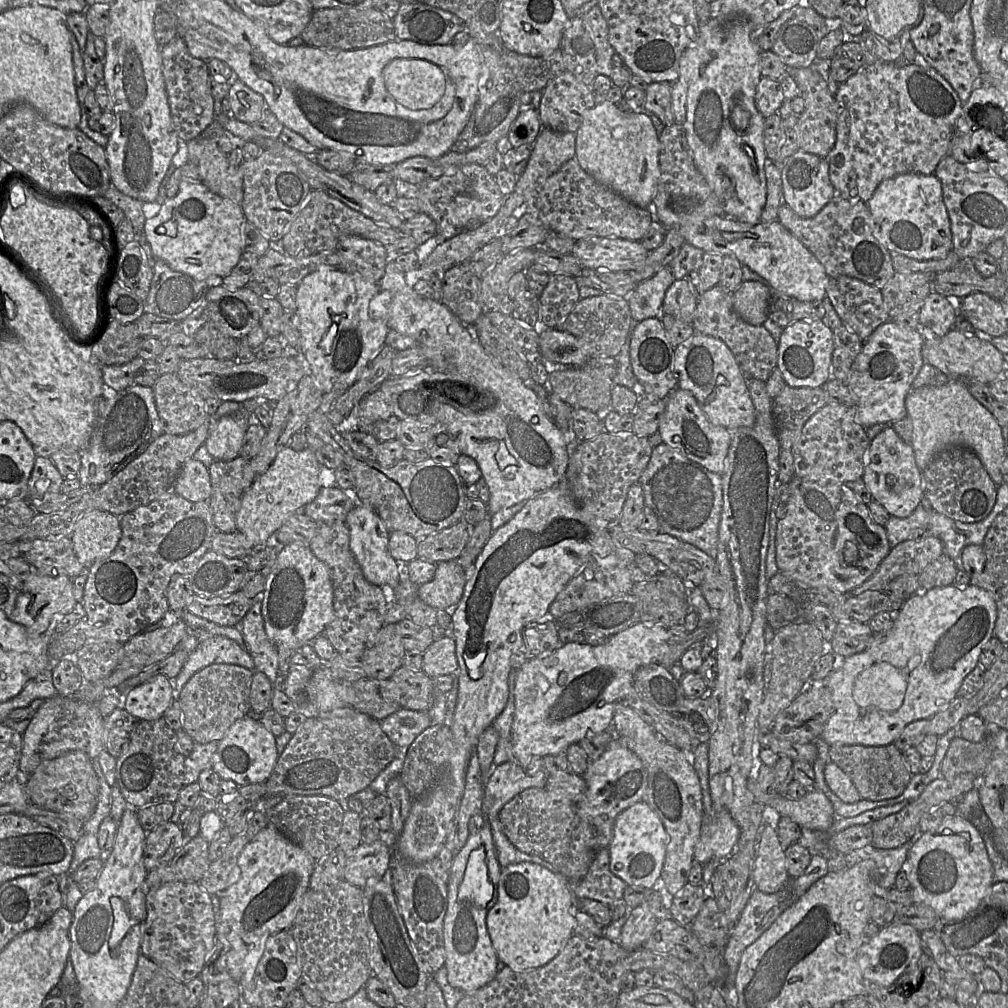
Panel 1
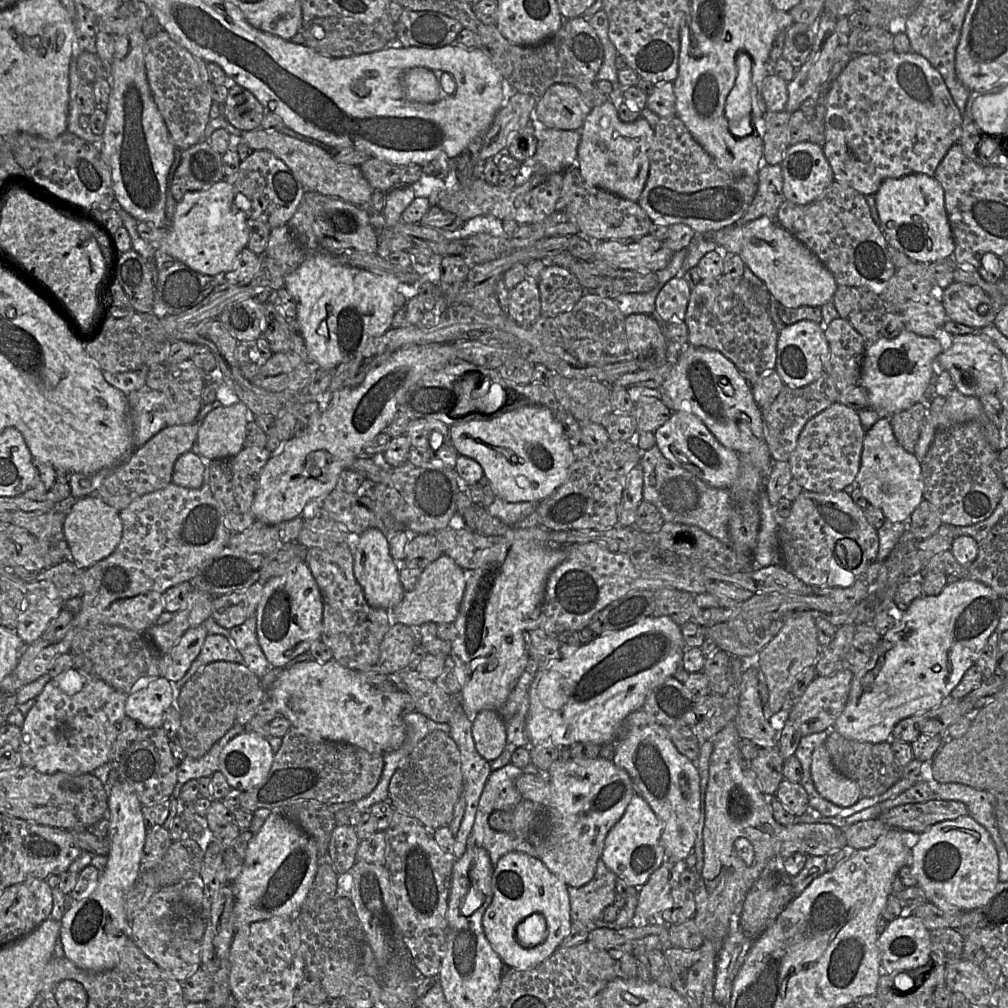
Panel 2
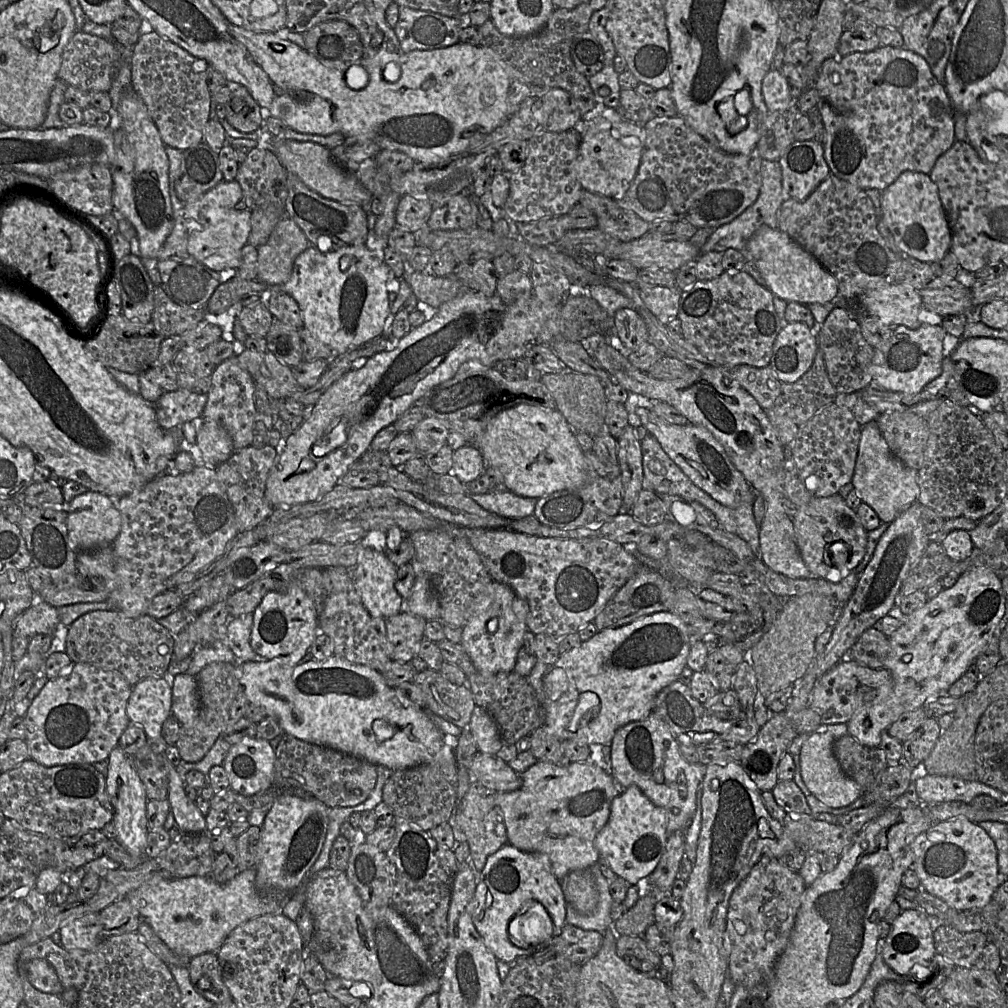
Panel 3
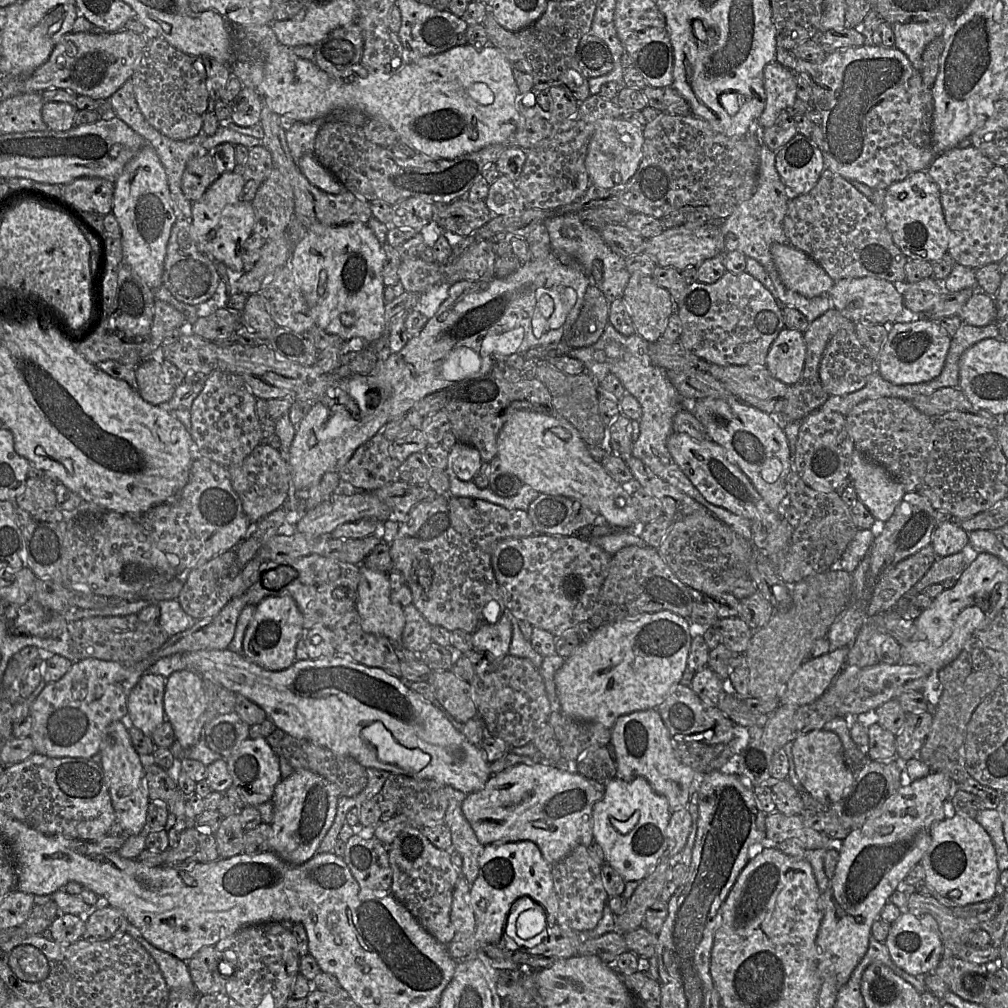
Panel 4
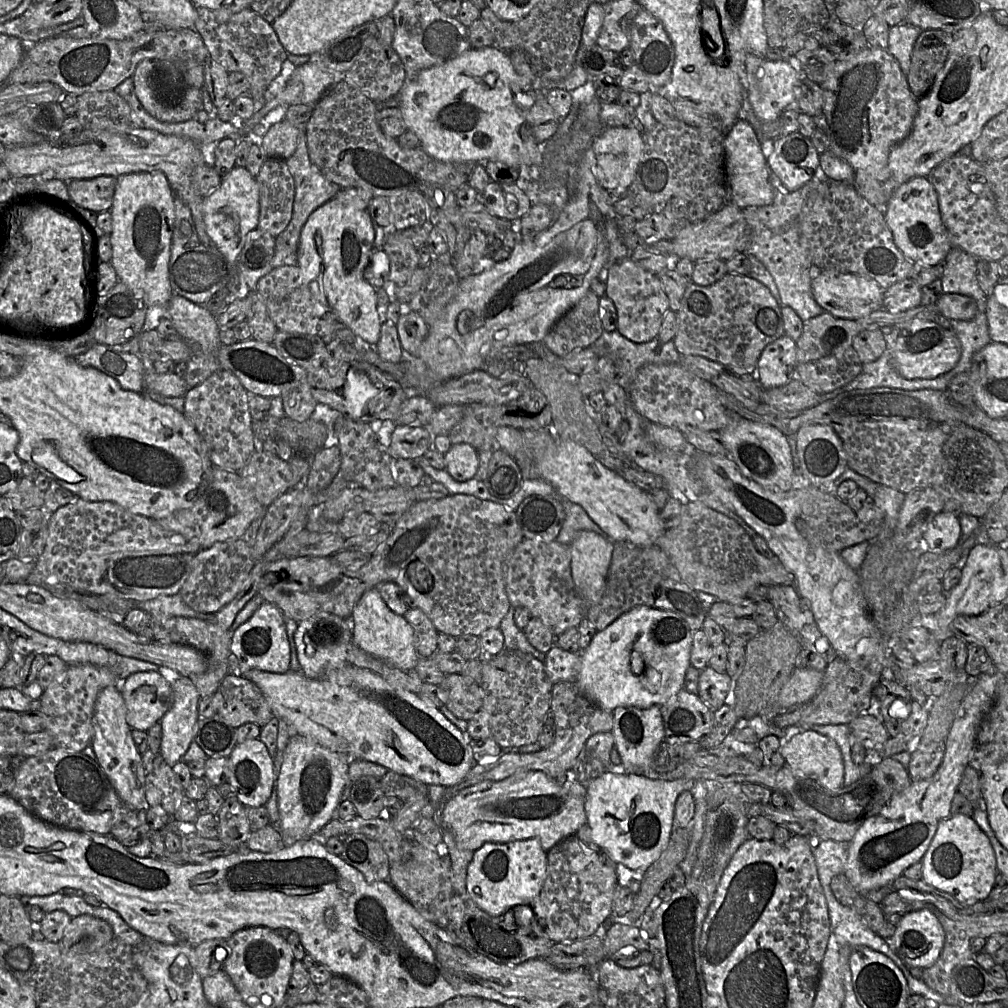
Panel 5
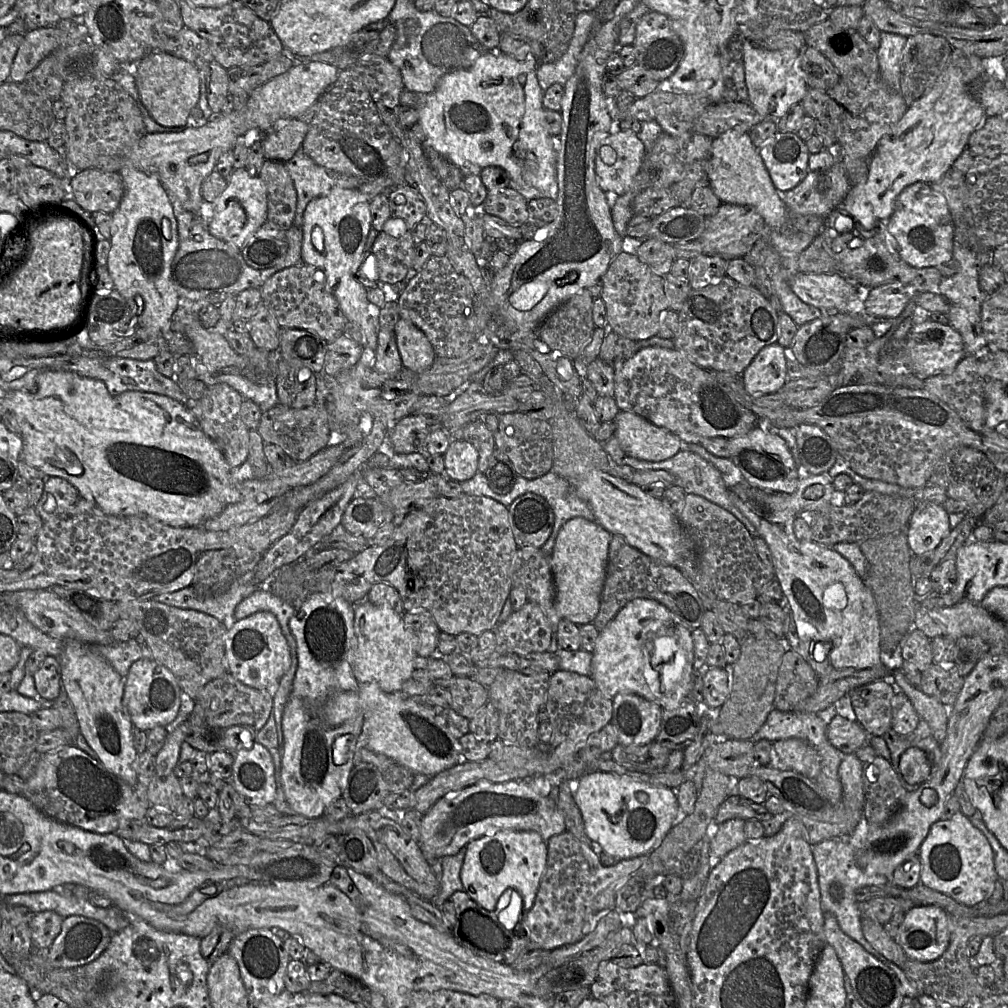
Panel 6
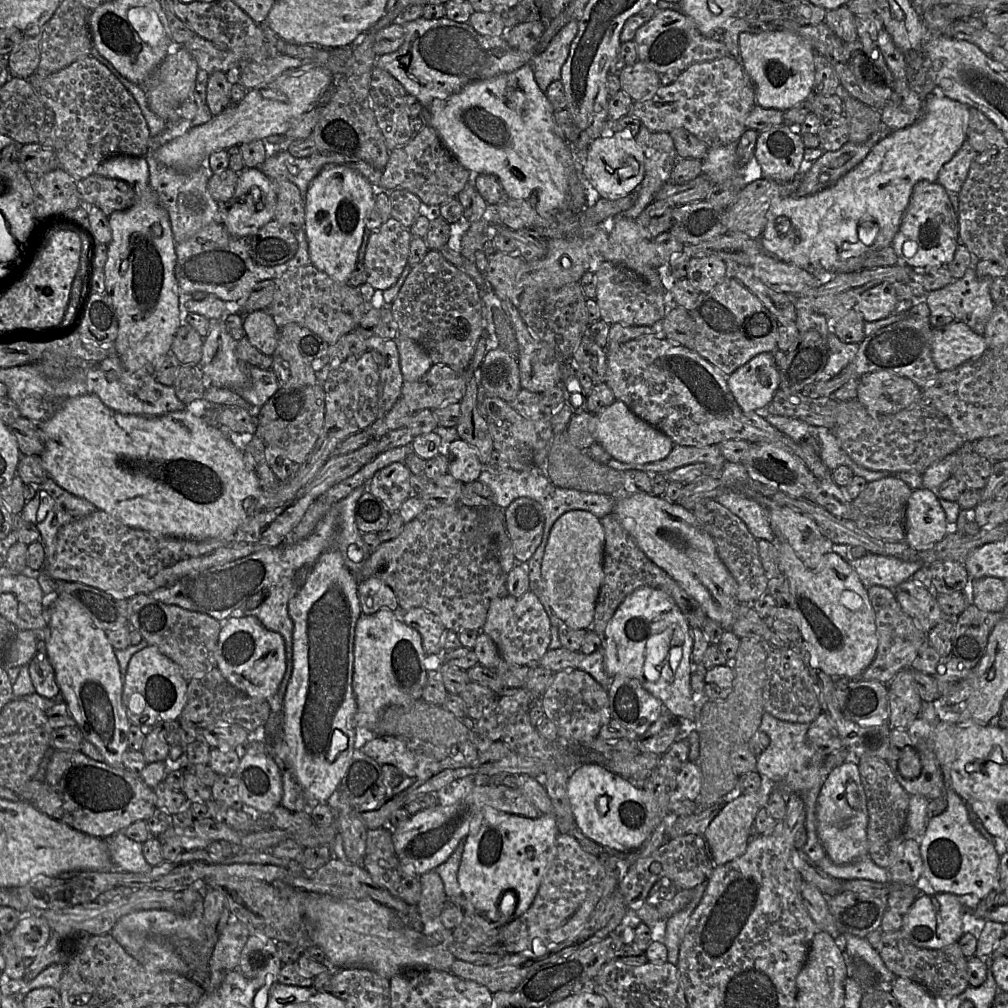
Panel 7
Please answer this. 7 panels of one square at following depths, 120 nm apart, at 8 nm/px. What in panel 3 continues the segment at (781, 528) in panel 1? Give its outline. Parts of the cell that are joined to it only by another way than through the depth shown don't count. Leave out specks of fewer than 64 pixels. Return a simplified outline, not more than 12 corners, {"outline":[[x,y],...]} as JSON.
{"outline":[[838,493],[792,522],[810,577],[838,582],[868,532]]}

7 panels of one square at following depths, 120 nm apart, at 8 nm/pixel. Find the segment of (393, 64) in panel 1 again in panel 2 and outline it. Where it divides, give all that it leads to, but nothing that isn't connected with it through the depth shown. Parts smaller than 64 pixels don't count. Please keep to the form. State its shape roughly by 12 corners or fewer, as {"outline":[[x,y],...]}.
{"outline":[[427,68],[403,74],[402,83],[412,101],[438,99],[438,79]]}

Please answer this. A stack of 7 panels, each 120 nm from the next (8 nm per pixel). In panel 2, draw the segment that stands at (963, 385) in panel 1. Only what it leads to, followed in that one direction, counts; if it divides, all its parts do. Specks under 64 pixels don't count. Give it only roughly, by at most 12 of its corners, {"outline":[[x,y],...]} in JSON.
{"outline":[[955,388],[945,401],[935,396],[914,451],[924,459],[938,430],[980,423],[989,444],[1000,450],[999,429],[979,398]]}

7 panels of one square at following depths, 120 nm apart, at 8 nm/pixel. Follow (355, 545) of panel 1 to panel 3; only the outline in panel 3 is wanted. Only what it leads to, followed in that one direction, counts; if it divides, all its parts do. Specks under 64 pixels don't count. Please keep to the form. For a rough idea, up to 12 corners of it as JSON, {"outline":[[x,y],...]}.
{"outline":[[363,548],[351,571],[368,613],[387,619],[404,609],[397,568],[385,552]]}

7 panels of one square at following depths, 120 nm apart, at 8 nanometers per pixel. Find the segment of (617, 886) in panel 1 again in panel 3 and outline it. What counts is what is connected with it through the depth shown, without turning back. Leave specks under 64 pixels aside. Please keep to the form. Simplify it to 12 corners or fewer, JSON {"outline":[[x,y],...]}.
{"outline":[[590,867],[599,893],[590,915],[567,905],[566,923],[603,934],[614,929],[609,882]]}

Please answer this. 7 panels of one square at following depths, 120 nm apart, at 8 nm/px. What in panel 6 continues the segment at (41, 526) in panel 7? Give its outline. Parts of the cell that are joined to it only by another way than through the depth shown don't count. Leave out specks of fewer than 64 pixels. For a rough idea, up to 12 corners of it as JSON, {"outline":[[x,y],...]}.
{"outline":[[50,476],[35,509],[44,522],[72,508],[77,489]]}

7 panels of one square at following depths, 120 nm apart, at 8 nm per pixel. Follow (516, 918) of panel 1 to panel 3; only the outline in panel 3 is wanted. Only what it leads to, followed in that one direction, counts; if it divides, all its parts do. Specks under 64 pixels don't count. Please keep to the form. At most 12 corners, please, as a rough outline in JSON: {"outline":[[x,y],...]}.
{"outline":[[506,844],[487,858],[474,926],[499,960],[536,946],[515,942],[510,921],[532,902],[557,937],[567,903],[549,858]]}

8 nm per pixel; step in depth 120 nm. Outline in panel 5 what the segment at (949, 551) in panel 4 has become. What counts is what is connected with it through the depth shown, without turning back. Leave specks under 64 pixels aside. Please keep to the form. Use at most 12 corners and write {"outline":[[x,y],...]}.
{"outline":[[941,511],[923,533],[921,550],[959,545],[958,517]]}

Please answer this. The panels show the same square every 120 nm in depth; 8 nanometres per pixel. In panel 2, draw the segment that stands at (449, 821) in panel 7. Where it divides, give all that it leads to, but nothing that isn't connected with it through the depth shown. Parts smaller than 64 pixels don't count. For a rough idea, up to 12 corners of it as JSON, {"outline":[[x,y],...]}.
{"outline":[[556,761],[531,841],[568,887],[594,876],[635,787],[613,761]]}

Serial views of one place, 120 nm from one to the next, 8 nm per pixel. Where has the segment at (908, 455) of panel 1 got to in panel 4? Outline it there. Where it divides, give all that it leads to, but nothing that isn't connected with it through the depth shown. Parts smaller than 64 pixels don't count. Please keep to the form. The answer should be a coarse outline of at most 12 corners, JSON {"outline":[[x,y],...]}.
{"outline":[[854,450],[849,469],[858,499],[886,522],[906,491]]}

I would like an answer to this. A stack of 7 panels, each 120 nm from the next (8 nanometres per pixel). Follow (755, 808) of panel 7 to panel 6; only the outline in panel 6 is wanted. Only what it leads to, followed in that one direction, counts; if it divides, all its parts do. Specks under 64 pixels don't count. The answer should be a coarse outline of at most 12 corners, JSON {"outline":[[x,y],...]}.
{"outline":[[745,820],[717,824],[709,834],[711,868],[747,841]]}

